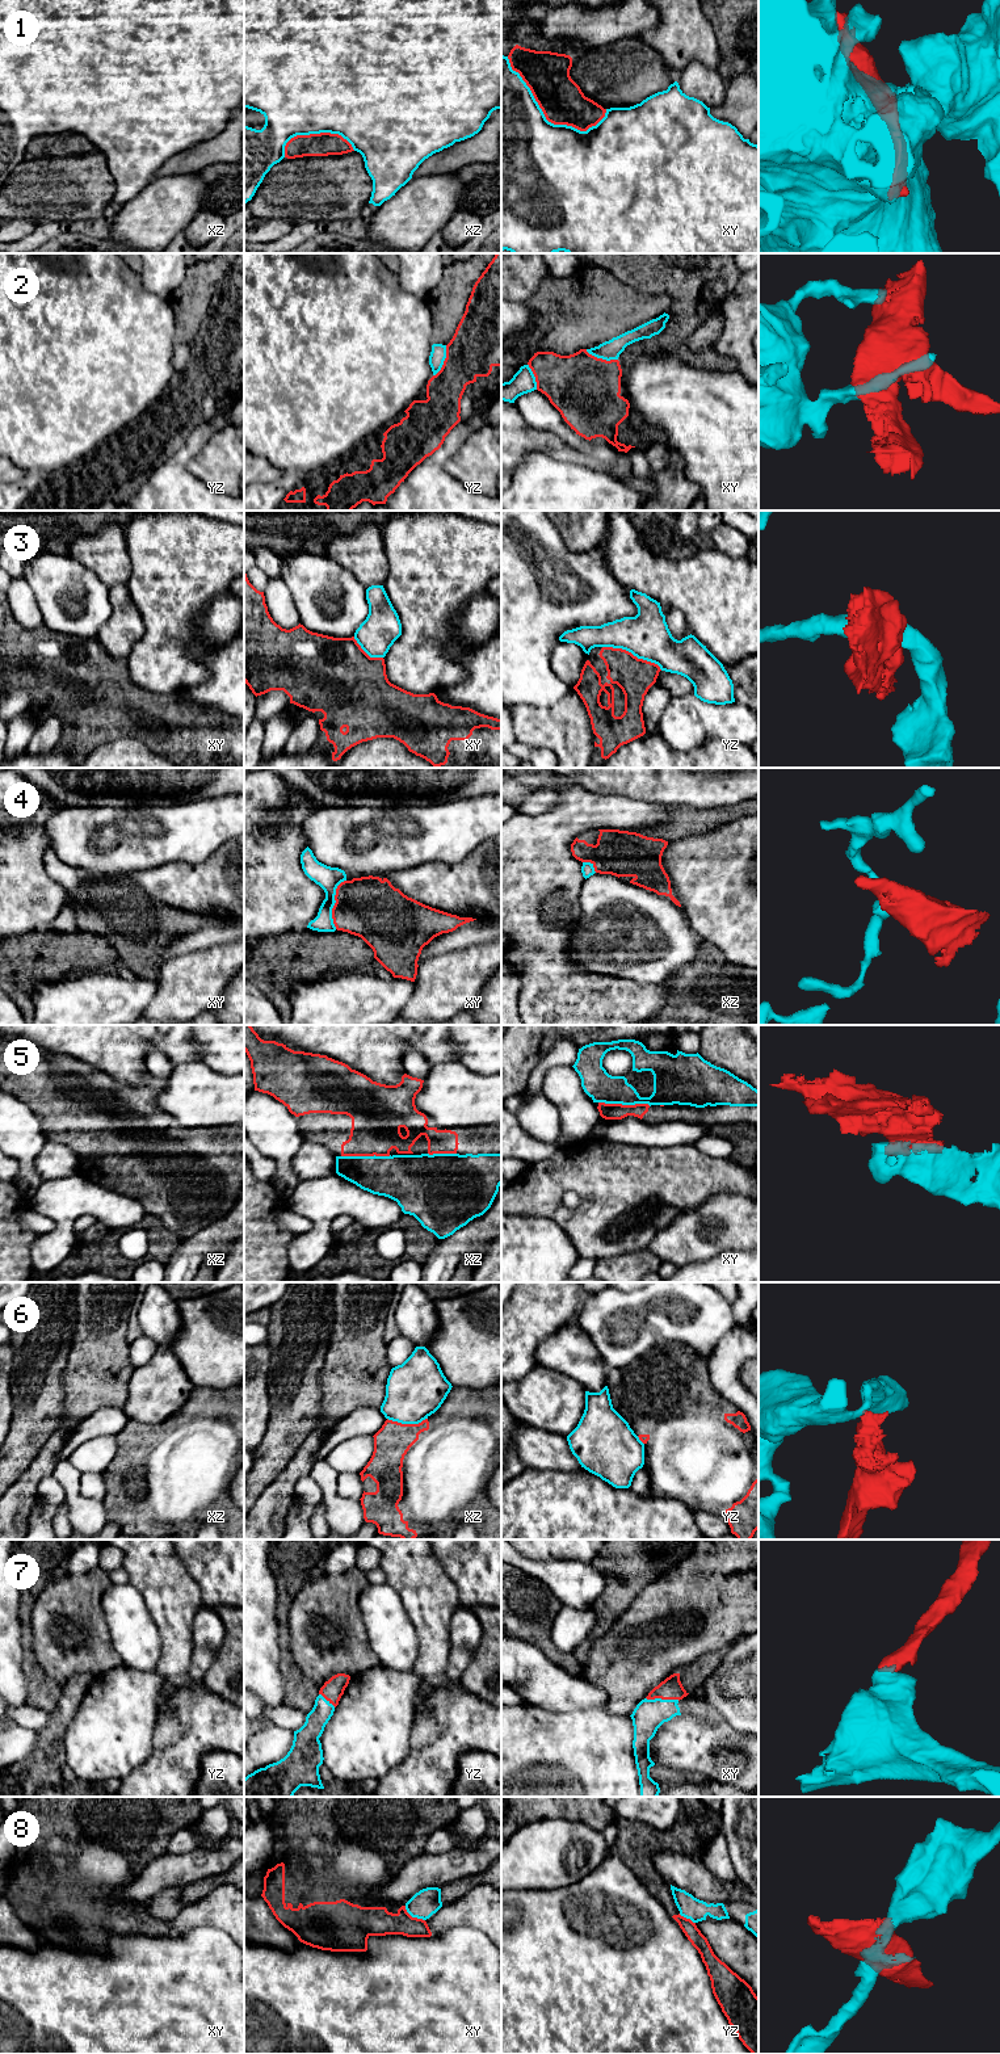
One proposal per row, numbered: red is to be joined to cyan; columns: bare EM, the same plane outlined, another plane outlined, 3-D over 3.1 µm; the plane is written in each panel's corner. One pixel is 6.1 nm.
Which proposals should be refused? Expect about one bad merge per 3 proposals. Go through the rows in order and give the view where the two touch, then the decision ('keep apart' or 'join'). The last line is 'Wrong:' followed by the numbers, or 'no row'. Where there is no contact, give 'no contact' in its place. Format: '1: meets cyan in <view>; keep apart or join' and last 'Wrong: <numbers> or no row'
1: meets cyan in xy; keep apart
2: meets cyan in xy; keep apart
3: meets cyan in yz; keep apart
4: meets cyan in xy; keep apart
5: meets cyan in xy; join
6: meets cyan in xz; keep apart
7: meets cyan in xy; join
8: meets cyan in xy; keep apart
Wrong: 1, 2, 3, 4, 6, 8

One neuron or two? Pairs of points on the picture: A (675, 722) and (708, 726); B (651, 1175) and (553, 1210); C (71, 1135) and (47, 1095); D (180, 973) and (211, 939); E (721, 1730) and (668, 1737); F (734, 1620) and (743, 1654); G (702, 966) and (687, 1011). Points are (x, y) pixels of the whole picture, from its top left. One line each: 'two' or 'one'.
A: one
B: one
C: one
D: two
E: one
F: two
G: one

